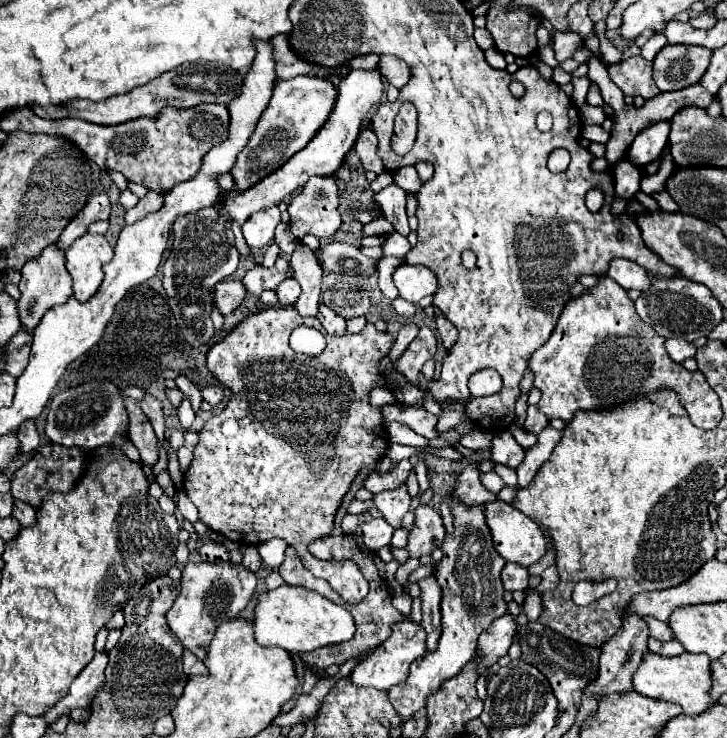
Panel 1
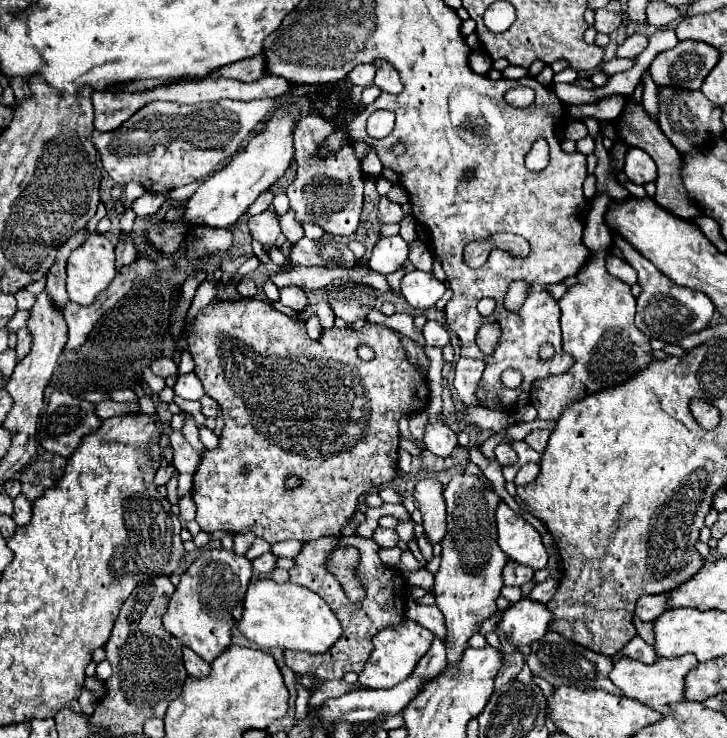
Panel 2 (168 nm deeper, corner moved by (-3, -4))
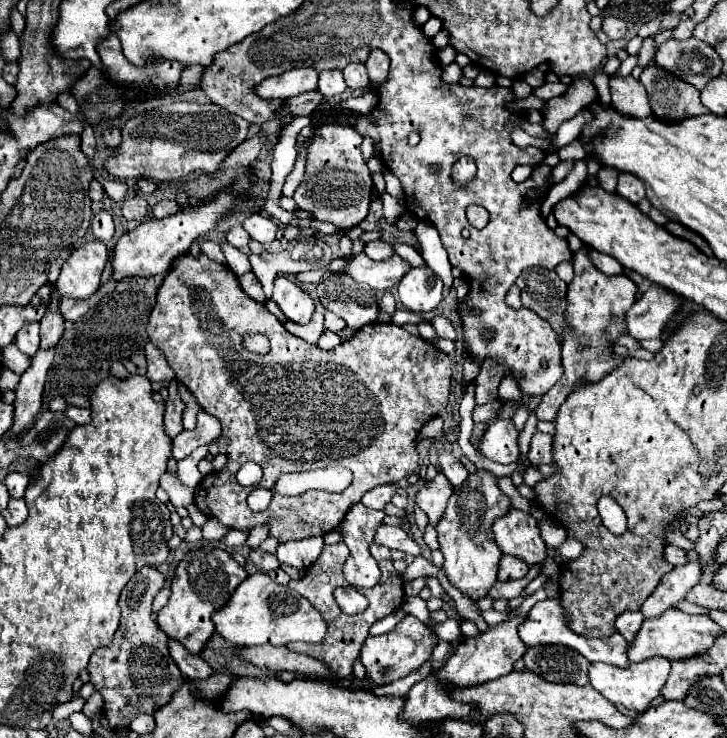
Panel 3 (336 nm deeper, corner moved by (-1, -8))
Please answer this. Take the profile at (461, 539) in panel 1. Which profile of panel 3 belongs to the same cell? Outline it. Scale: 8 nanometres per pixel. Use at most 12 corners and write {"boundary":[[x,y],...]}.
{"boundary":[[467,476],[437,524],[443,572],[473,602],[497,582],[497,476]]}

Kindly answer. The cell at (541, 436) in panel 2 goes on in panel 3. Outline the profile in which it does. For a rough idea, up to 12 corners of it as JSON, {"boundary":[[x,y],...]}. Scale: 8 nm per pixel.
{"boundary":[[535,432],[529,462],[551,464],[551,436]]}

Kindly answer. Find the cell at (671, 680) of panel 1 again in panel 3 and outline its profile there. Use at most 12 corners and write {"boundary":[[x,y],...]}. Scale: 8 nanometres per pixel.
{"boundary":[[671,660],[591,664],[591,686],[643,714],[661,696]]}

